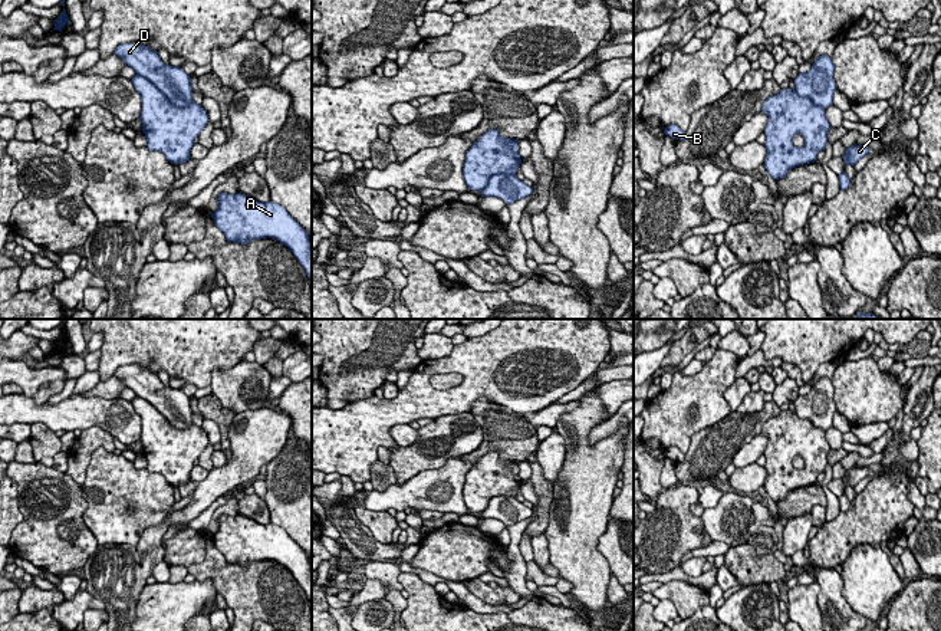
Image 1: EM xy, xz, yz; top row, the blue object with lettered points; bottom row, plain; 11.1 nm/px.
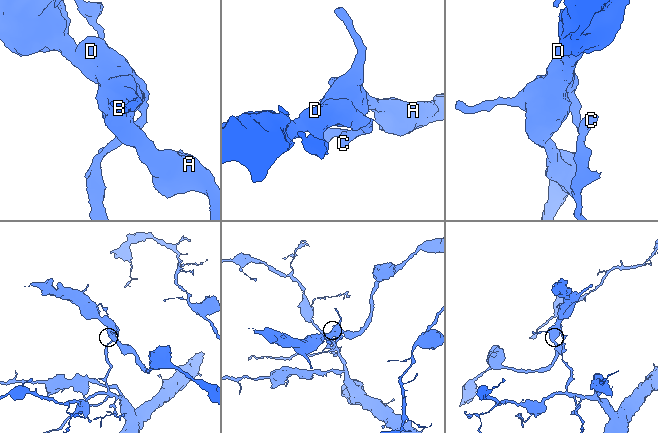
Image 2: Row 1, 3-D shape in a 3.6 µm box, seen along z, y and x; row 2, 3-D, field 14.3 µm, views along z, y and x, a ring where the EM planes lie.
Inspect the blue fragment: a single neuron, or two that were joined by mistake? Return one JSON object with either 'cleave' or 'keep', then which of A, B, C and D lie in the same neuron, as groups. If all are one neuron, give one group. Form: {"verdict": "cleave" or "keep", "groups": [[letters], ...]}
{"verdict": "cleave", "groups": [["A", "B"], ["C", "D"]]}

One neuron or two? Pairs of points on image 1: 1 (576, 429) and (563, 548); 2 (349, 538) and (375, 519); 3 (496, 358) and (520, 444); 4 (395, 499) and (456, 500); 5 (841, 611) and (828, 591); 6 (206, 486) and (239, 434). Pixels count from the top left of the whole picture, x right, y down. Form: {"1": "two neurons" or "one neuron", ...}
{"1": "one neuron", "2": "two neurons", "3": "two neurons", "4": "one neuron", "5": "one neuron", "6": "one neuron"}

